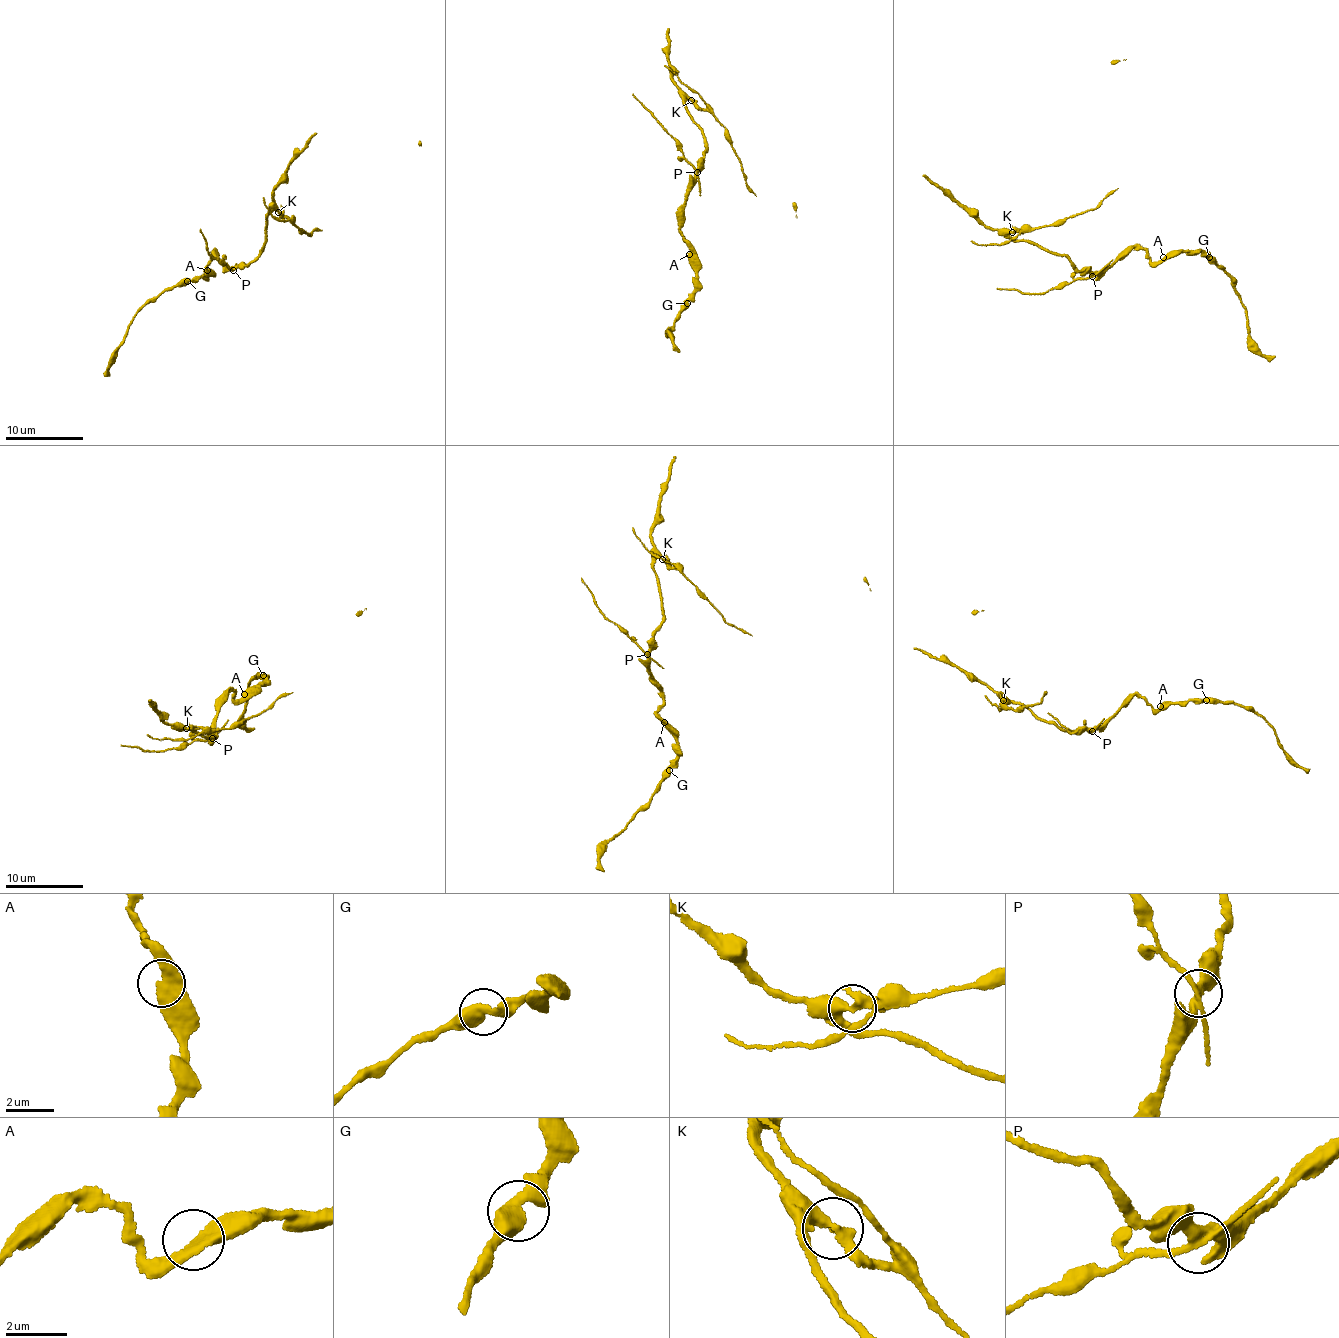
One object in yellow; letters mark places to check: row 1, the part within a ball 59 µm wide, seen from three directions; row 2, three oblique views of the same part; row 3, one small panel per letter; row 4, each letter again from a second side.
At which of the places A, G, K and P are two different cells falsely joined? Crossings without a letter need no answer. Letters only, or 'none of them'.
K, P

